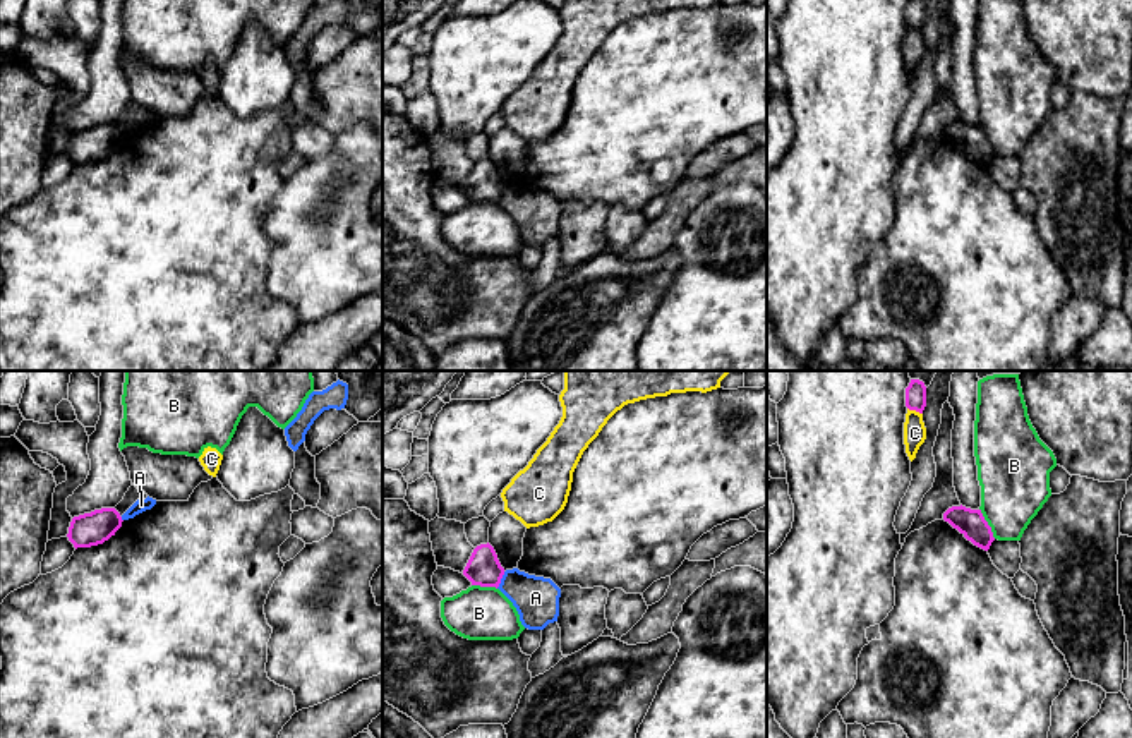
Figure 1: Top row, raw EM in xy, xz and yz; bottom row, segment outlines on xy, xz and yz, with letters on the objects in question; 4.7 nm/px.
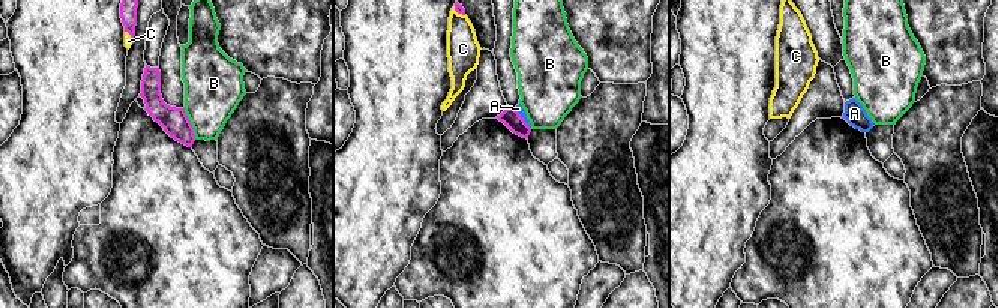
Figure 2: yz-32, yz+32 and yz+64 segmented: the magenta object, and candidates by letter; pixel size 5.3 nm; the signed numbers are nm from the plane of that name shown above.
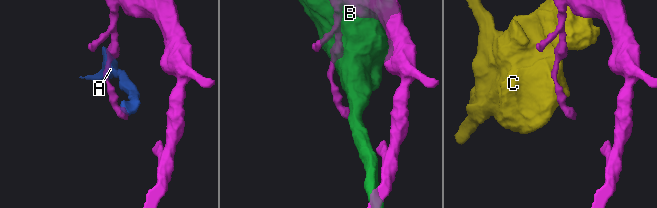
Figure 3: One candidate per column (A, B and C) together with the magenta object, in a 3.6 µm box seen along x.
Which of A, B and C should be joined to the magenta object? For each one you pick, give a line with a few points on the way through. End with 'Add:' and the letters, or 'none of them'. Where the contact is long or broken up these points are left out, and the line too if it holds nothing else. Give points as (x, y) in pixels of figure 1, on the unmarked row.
Add: none of them

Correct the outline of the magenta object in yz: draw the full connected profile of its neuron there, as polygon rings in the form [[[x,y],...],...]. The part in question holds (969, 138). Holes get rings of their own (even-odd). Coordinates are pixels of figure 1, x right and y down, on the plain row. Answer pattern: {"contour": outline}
{"contour": [[[952,122],[943,129],[943,136],[957,144],[974,161],[988,166],[995,156],[991,142],[984,136],[981,125],[966,122]]]}

